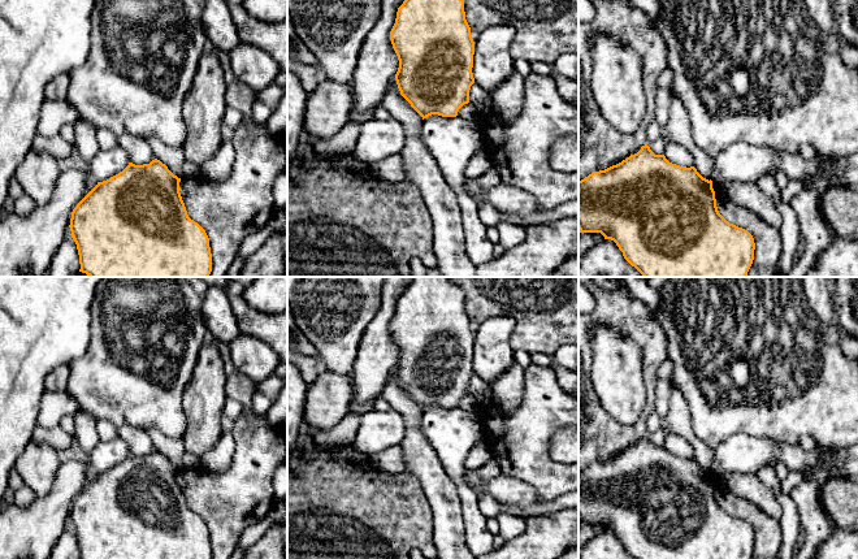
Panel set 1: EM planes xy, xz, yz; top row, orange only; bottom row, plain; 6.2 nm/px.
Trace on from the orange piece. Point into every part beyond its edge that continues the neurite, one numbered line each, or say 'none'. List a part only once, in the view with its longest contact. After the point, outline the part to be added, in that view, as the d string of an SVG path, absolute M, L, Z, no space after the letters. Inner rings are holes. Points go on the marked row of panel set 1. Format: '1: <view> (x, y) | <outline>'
none

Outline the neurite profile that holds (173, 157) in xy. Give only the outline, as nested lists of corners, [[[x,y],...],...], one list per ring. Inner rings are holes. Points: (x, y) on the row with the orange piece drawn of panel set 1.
[[[155,136],[147,138],[153,155],[157,160],[168,166],[168,169],[182,179],[182,168],[186,161],[183,148],[168,146]]]

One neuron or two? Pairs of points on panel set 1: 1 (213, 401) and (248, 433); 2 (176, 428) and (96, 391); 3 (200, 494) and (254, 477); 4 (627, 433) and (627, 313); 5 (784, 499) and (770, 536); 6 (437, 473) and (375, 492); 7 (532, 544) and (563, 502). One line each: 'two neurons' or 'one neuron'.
1: two neurons
2: one neuron
3: one neuron
4: one neuron
5: two neurons
6: two neurons
7: two neurons

